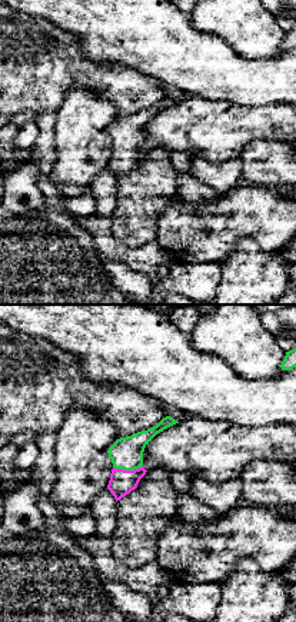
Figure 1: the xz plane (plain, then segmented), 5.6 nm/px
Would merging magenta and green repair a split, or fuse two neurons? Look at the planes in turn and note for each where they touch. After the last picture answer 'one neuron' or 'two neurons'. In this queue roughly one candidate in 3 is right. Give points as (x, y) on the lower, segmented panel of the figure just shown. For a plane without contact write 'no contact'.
(127, 471)

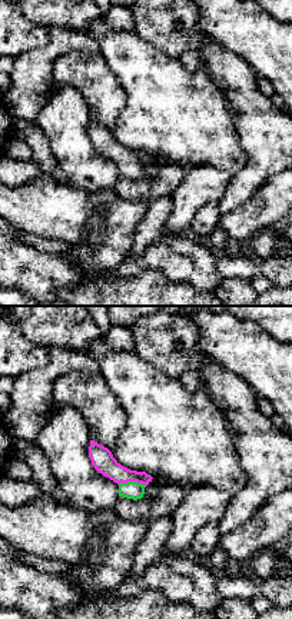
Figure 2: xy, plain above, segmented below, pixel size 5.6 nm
(132, 481)

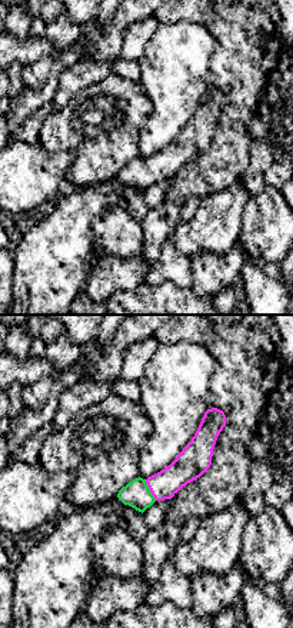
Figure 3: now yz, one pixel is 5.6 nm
(149, 488)

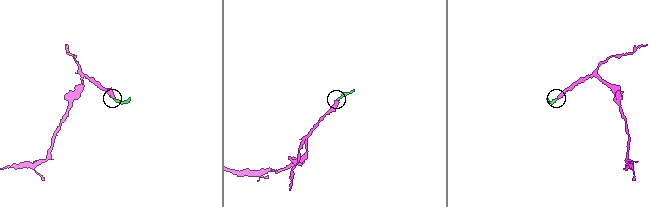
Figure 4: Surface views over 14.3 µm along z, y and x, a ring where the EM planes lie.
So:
one neuron

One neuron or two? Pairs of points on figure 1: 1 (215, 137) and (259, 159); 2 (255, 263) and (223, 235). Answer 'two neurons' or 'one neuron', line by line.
1: two neurons
2: two neurons

